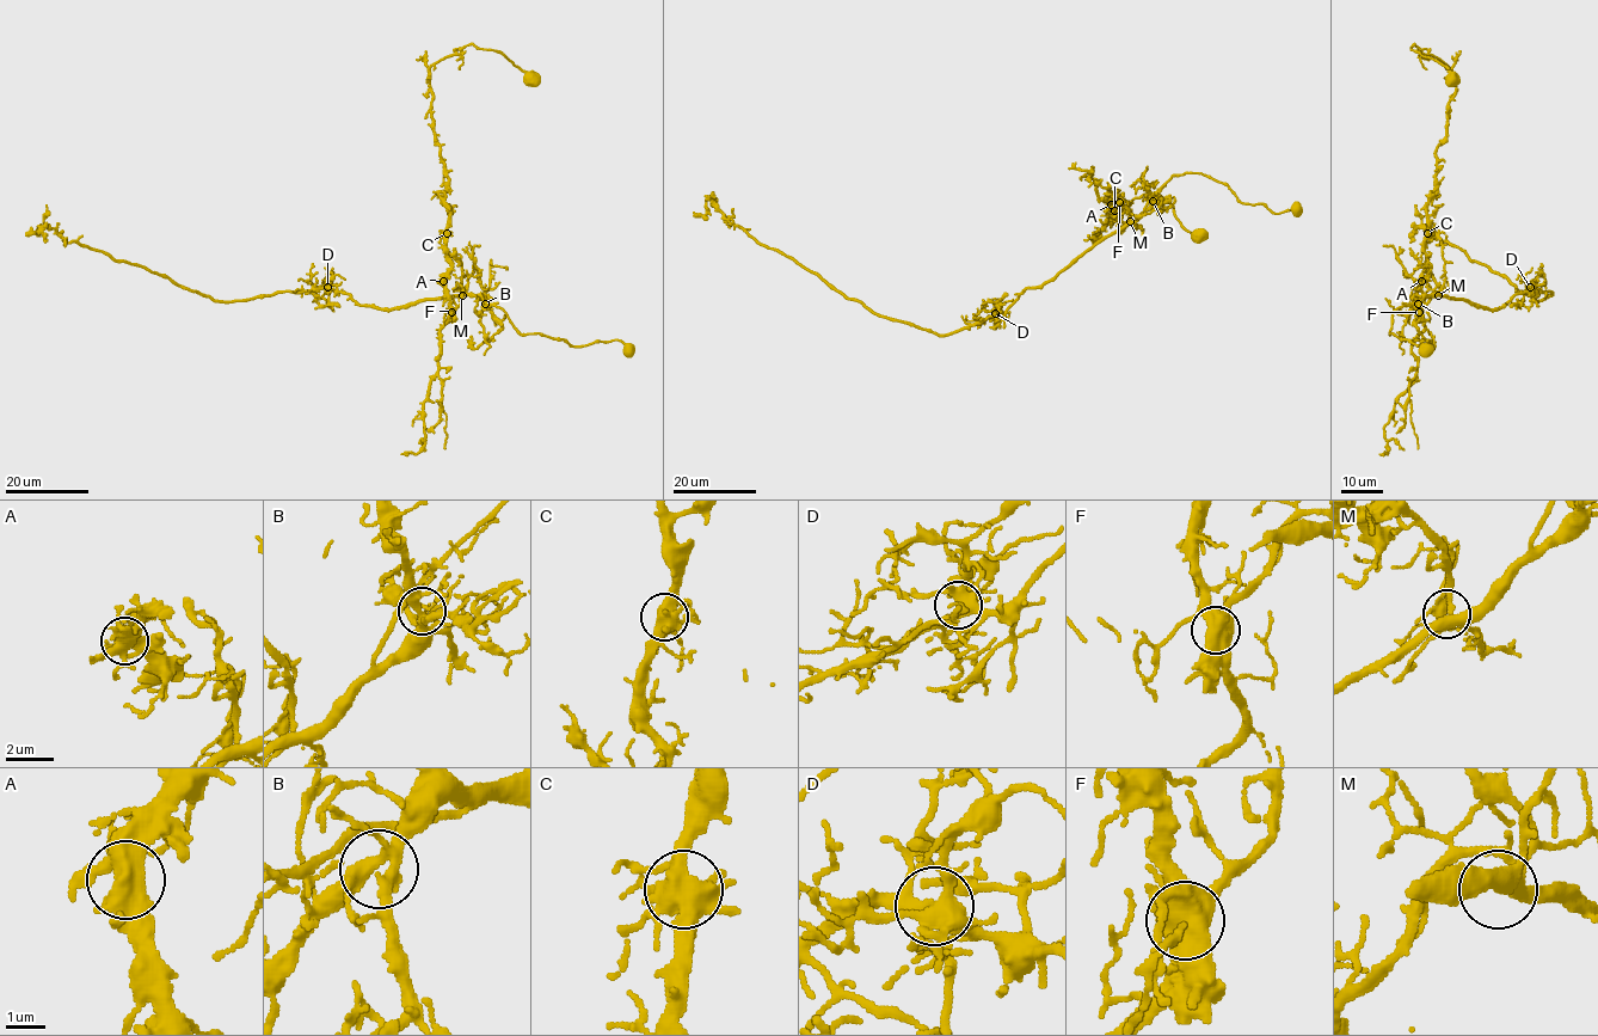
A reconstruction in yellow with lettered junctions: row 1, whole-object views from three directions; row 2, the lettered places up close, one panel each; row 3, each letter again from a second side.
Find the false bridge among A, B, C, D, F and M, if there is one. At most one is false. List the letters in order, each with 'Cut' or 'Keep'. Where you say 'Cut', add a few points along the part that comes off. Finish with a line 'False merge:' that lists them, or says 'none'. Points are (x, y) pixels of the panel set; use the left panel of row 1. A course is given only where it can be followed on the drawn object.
A: Keep
B: Keep
C: Keep
D: Keep
F: Cut. Course of the part to remove: (453, 312), (446, 284), (448, 177), (434, 135), (430, 67), (474, 44), (499, 50), (539, 84)
M: Keep
False merge: F

